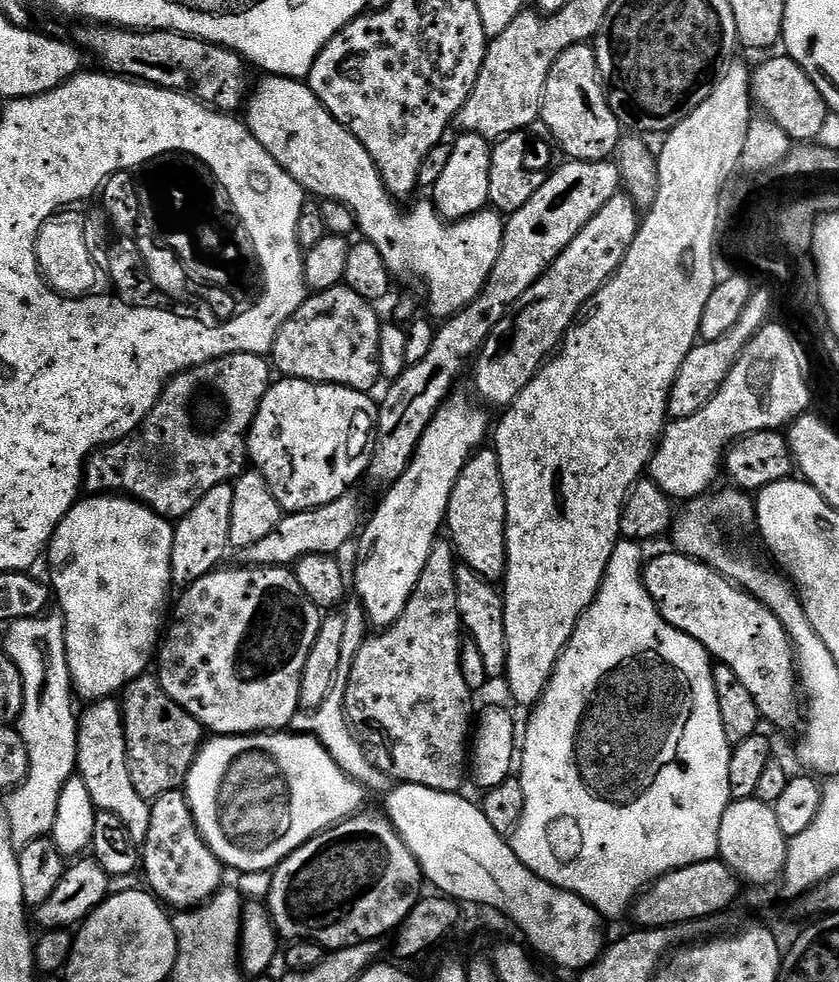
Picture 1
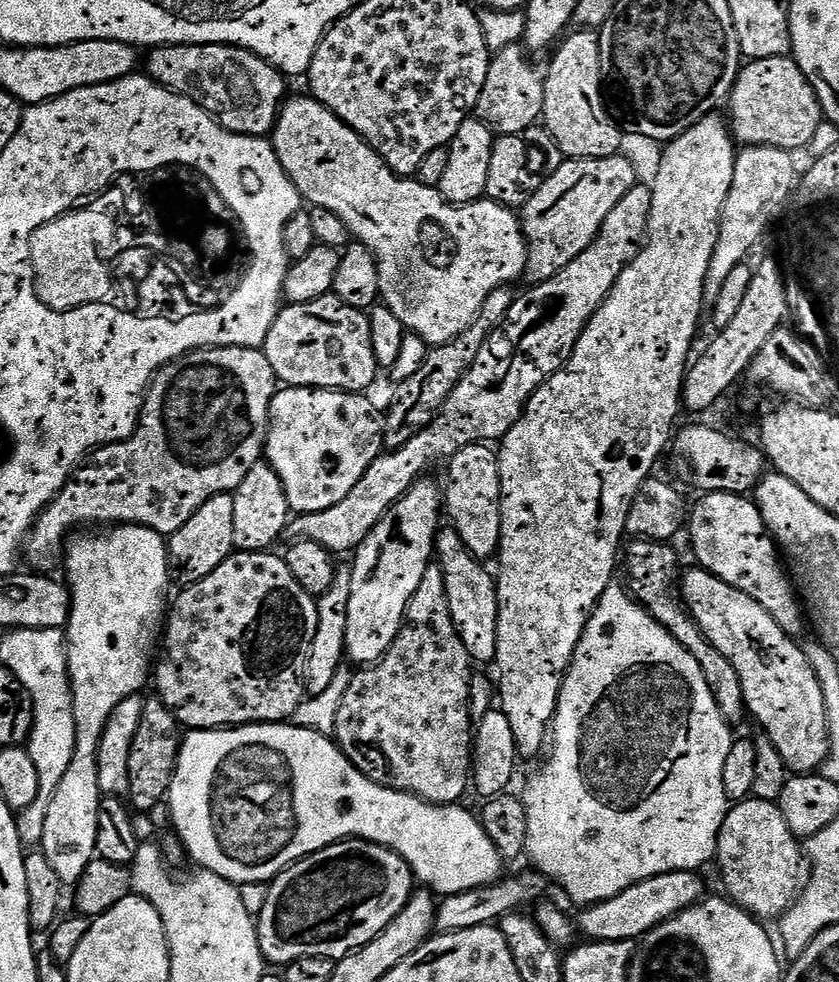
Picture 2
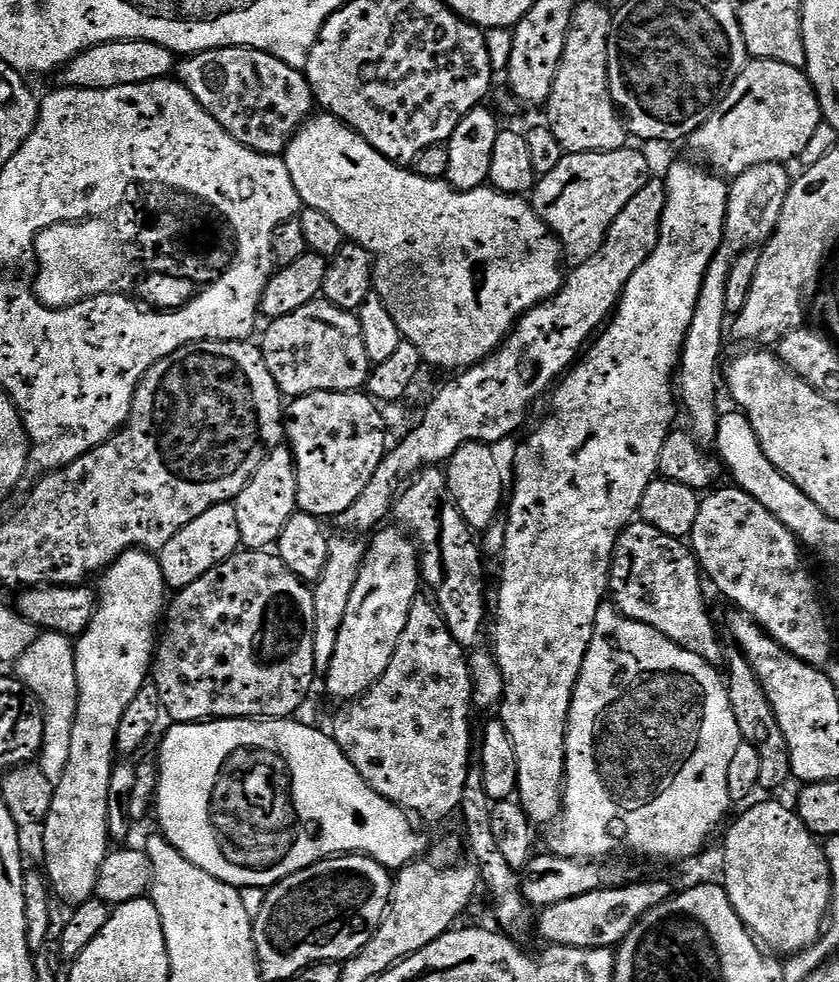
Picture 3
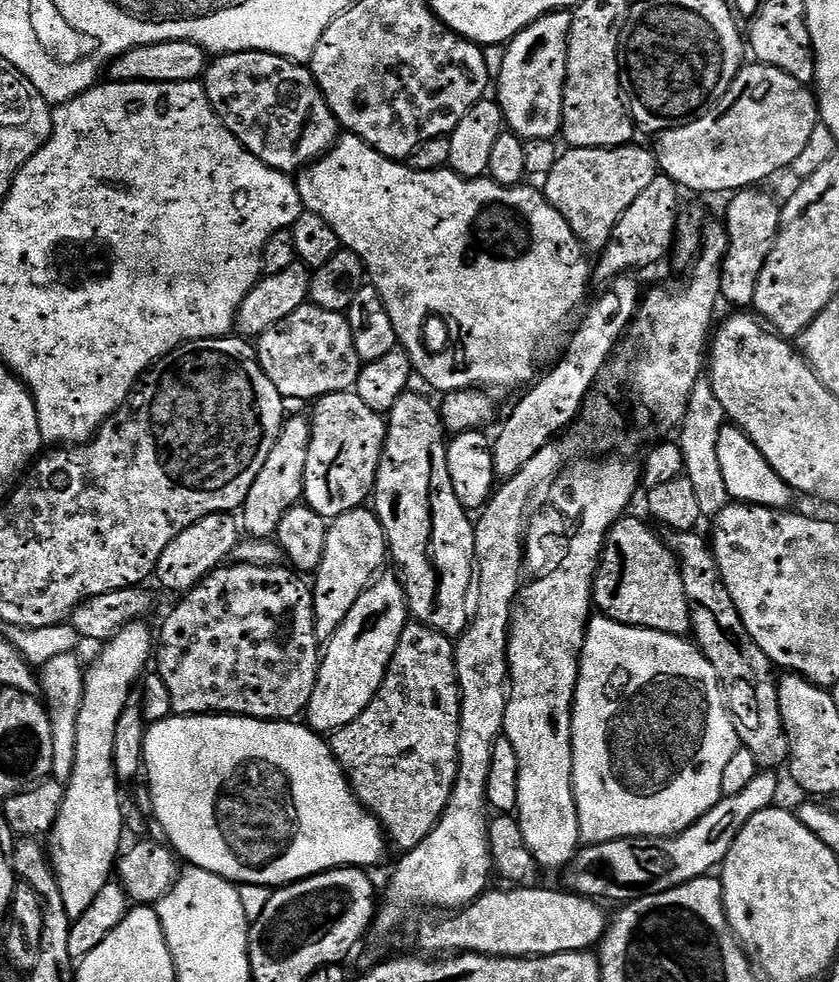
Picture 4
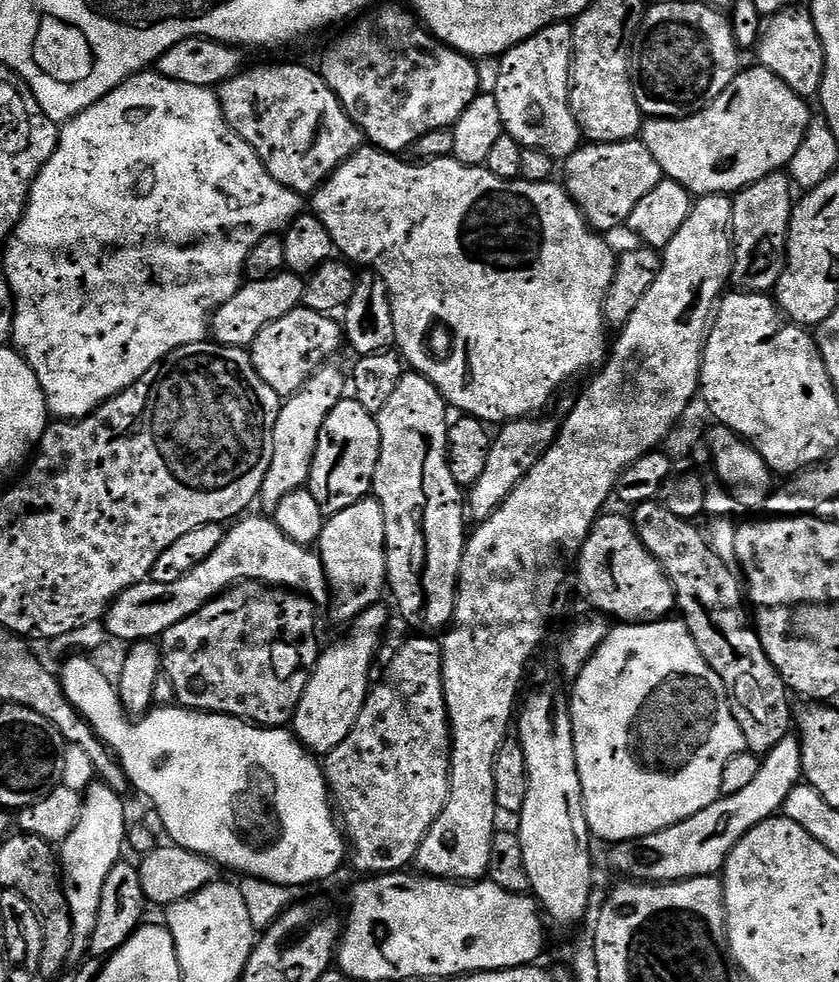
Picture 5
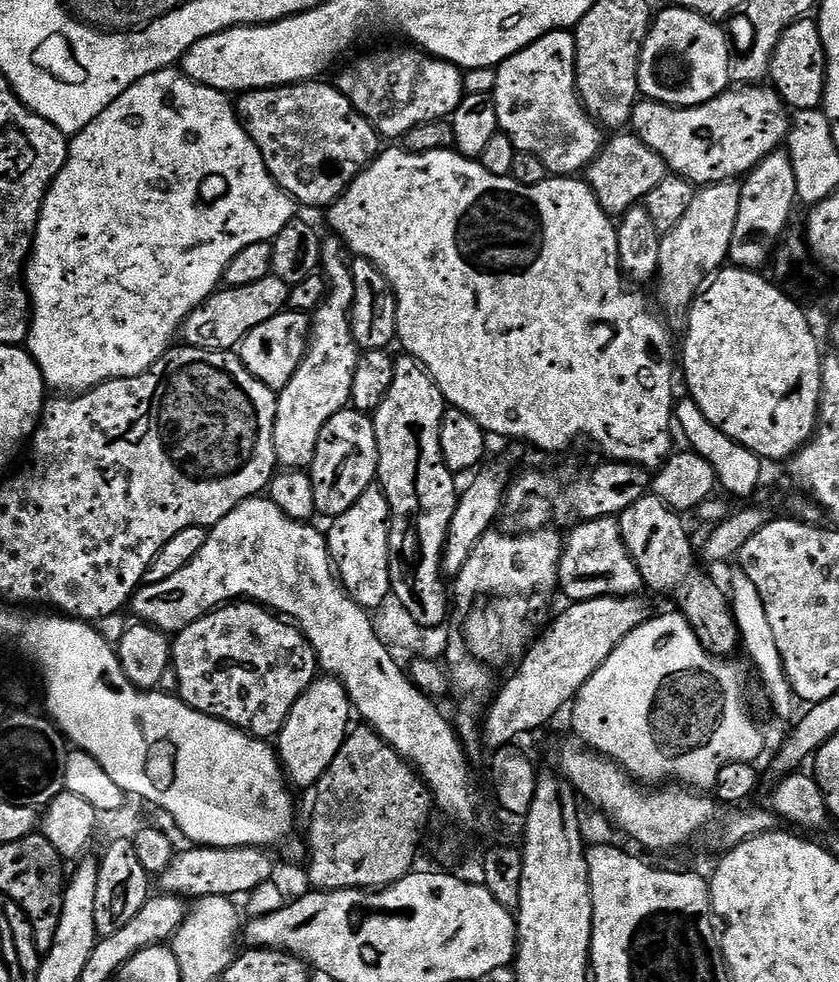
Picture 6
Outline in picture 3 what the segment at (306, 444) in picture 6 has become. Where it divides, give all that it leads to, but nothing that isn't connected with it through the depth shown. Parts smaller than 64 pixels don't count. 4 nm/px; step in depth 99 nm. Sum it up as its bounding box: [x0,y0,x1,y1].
[234,446,298,550]

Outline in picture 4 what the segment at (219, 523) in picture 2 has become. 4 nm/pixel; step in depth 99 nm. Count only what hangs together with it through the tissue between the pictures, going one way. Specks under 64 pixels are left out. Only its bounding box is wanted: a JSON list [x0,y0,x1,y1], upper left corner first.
[154,512,242,594]

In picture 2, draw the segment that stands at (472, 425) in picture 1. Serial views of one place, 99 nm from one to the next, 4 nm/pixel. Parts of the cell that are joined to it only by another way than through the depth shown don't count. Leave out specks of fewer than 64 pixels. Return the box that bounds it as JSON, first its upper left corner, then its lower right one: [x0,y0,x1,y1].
[346,478,442,666]

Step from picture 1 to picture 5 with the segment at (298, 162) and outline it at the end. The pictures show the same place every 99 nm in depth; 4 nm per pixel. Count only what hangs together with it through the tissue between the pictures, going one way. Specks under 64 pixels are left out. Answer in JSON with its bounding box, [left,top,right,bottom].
[310,146,617,426]

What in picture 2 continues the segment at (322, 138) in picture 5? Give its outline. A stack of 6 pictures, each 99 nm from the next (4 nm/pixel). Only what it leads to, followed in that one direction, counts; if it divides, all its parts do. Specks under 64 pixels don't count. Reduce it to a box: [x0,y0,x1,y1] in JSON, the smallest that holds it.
[149,44,286,137]

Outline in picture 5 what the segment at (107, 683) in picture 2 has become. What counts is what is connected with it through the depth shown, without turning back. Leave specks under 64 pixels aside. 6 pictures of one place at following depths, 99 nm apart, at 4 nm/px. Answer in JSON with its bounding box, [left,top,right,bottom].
[58,782,130,958]

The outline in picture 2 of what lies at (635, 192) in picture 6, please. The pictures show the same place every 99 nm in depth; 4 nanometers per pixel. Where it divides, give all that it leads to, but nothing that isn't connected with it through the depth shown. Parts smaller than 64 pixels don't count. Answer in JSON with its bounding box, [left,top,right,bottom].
[519,154,636,282]

